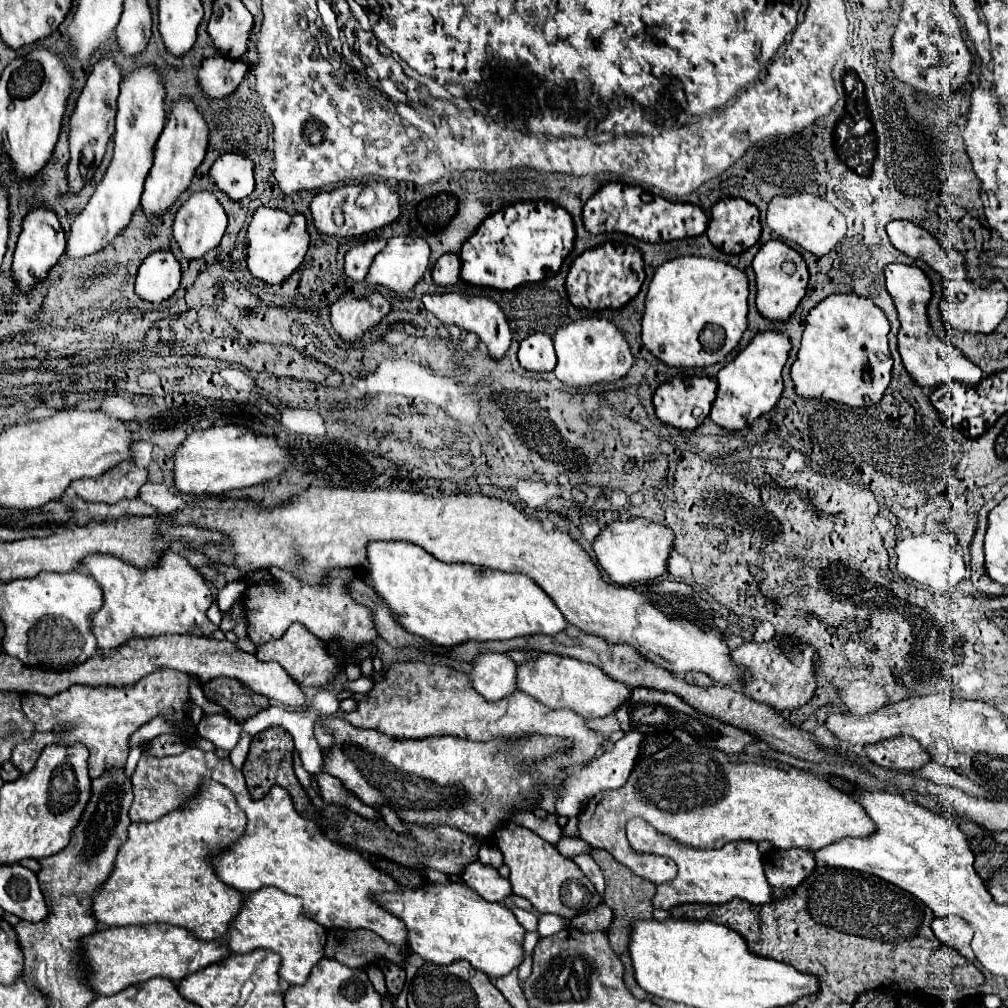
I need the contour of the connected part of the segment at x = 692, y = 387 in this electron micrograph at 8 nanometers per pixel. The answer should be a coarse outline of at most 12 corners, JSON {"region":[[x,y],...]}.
{"region":[[674,378],[654,394],[658,420],[696,430],[716,380]]}

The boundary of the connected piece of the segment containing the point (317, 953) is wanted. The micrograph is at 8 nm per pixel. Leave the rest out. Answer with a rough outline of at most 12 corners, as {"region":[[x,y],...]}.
{"region":[[278,888],[244,898],[232,952],[272,950],[280,976],[304,984],[326,928]]}

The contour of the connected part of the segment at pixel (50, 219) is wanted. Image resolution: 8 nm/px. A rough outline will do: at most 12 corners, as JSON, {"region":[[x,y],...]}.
{"region":[[34,208],[12,262],[18,292],[28,294],[66,248],[54,212]]}

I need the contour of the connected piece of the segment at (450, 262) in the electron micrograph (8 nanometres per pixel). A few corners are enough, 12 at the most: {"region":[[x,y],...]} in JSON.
{"region":[[442,256],[432,268],[438,286],[460,280],[460,258]]}

